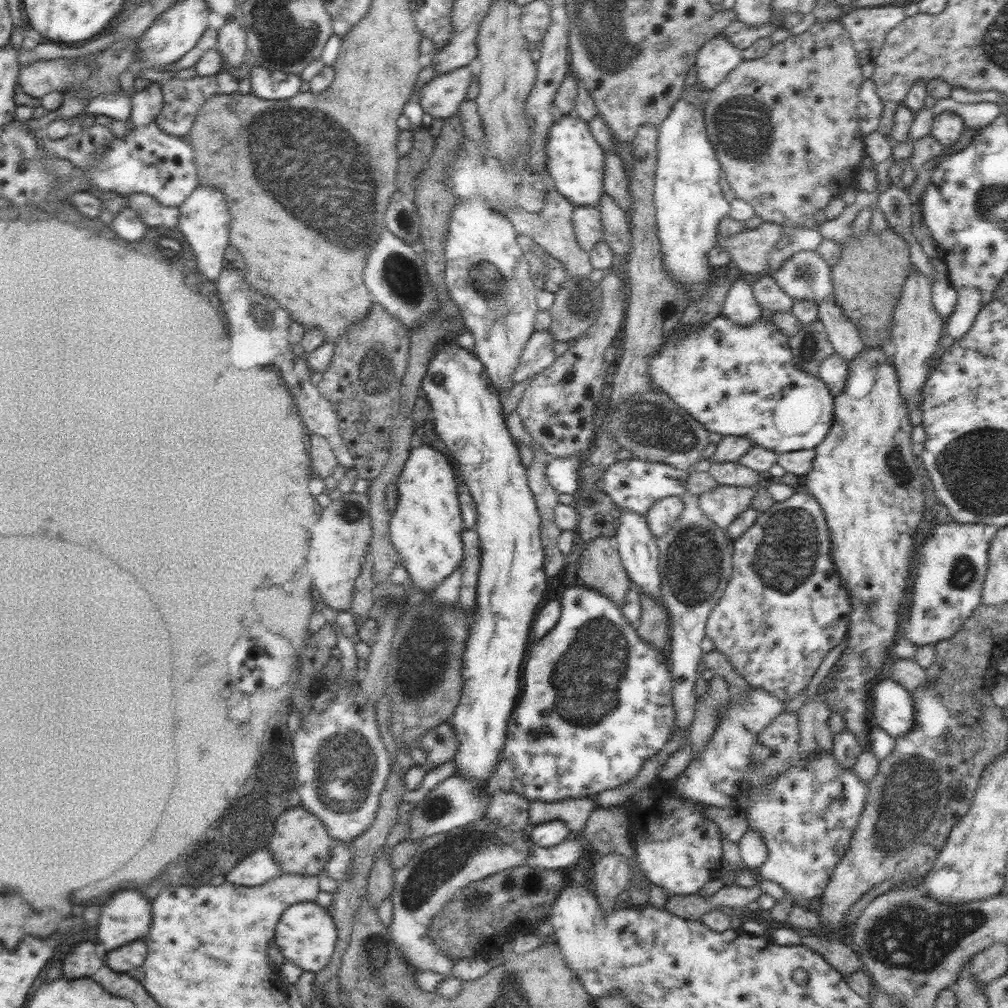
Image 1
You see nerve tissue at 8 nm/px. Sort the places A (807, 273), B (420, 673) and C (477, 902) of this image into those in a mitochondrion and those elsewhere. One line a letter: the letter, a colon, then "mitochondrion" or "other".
A: mitochondrion
B: mitochondrion
C: mitochondrion

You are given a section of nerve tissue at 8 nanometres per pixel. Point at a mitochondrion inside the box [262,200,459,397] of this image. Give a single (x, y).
(399, 273)

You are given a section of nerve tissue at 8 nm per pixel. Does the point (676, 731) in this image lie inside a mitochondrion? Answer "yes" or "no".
no

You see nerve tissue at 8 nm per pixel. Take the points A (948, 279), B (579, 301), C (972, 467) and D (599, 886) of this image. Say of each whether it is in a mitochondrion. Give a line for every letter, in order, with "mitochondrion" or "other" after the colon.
A: other
B: mitochondrion
C: mitochondrion
D: other

